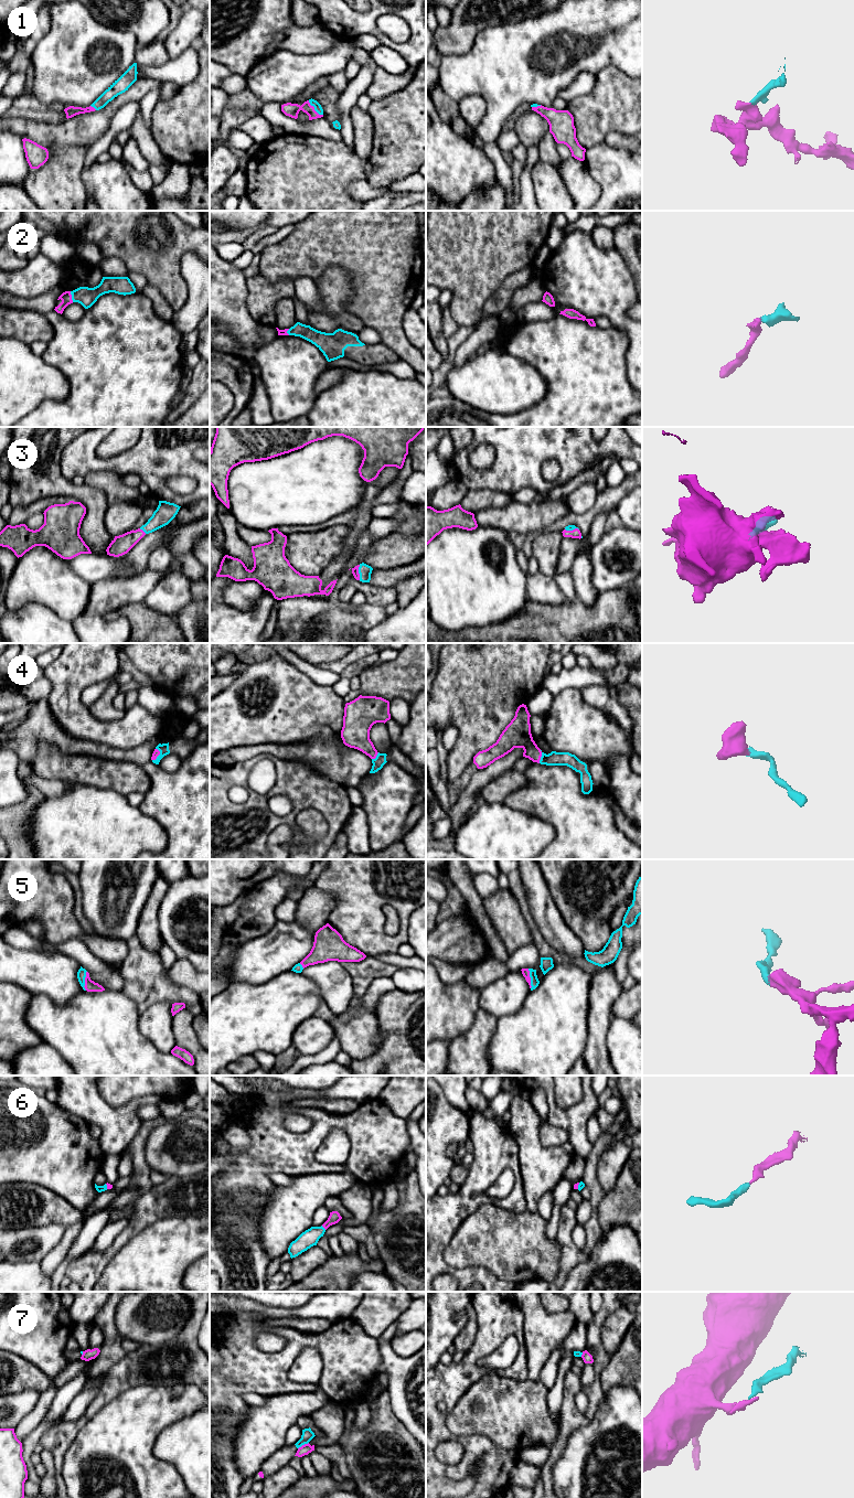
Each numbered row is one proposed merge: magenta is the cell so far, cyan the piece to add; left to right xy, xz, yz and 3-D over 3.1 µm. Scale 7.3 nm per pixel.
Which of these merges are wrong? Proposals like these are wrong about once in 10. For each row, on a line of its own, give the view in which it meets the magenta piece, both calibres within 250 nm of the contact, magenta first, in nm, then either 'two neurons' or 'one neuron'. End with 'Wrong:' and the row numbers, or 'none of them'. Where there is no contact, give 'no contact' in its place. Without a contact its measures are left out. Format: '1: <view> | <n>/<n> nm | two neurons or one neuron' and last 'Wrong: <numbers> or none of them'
1: xz | 100/60 nm | one neuron
2: xy | 80/140 nm | one neuron
3: xz | 50/90 nm | one neuron
4: yz | 190/100 nm | one neuron
5: yz | 60/60 nm | one neuron
6: xz | 90/120 nm | one neuron
7: xz | 80/80 nm | two neurons
Wrong: 7

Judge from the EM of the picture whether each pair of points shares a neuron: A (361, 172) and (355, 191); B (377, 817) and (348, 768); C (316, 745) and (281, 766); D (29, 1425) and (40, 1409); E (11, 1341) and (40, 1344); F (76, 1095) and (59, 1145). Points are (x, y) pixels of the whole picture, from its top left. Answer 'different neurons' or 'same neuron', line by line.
A: different neurons
B: different neurons
C: different neurons
D: same neuron
E: same neuron
F: different neurons

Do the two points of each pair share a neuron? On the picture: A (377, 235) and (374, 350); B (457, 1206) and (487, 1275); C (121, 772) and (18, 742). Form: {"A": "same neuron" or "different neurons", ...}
{"A": "different neurons", "B": "same neuron", "C": "different neurons"}

